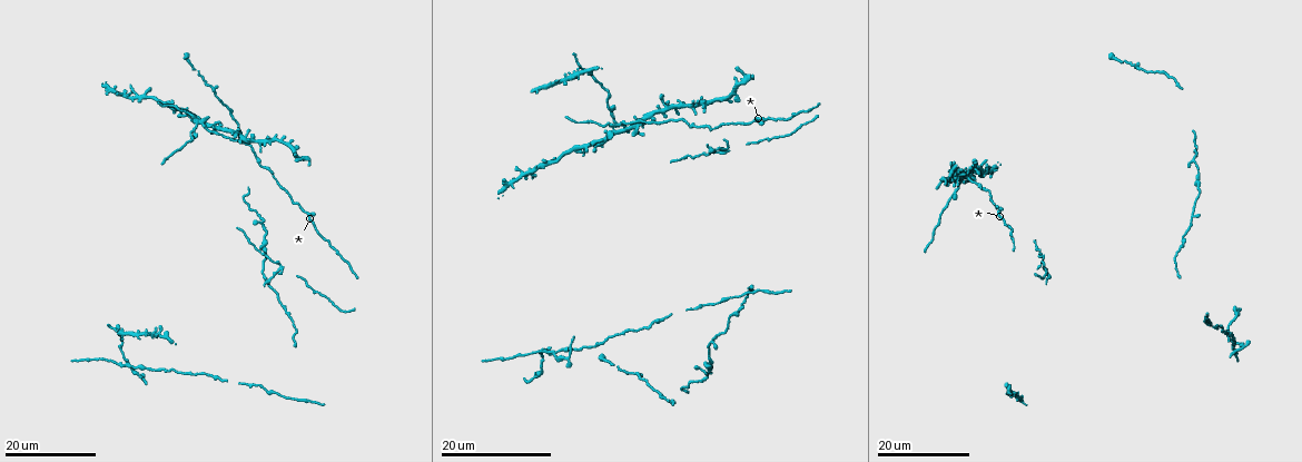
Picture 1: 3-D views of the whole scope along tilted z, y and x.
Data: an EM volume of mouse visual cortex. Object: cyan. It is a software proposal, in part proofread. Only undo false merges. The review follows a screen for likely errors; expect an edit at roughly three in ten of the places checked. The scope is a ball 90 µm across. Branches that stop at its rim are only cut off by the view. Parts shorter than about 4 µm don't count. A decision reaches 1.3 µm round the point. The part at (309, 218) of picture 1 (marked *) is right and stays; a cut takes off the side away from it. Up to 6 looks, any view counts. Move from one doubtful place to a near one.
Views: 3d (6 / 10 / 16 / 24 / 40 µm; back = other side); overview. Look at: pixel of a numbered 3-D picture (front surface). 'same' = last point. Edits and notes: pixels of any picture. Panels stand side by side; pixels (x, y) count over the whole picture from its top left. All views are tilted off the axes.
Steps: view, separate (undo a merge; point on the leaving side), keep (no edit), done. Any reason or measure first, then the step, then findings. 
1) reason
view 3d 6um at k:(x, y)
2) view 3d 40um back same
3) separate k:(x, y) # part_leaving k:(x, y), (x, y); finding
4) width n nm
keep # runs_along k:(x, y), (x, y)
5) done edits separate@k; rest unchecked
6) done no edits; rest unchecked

view 3d 24um at 1:(292, 326)

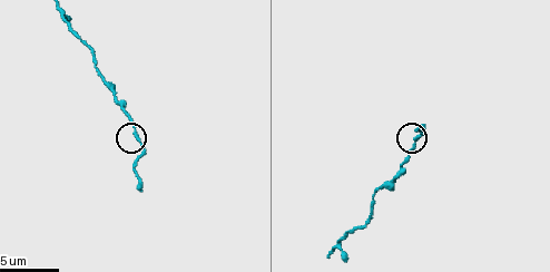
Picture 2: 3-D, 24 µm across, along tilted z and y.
view 3d 10um at 2:(417, 137)

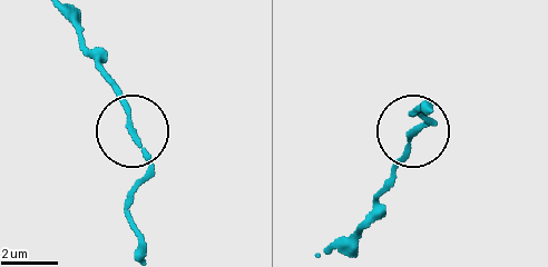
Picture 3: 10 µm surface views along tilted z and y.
keep # all the same cell

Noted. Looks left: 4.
view 3d 24um at 1:(727, 301)

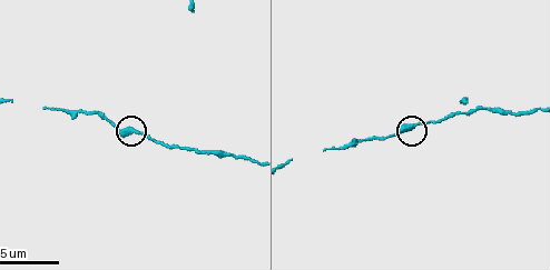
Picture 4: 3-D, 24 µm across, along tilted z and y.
closer look
view 3d 10um at 4:(406, 125)

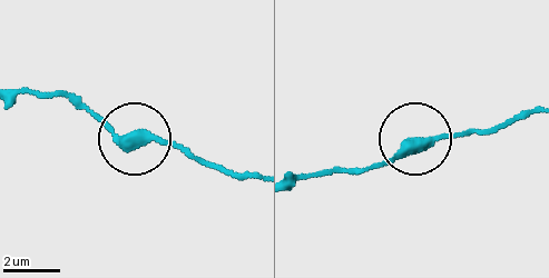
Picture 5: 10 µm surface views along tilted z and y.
width 380 nm
keep # one cell here

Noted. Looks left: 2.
four-way junction
view 3d 16um at 1:(129, 368)

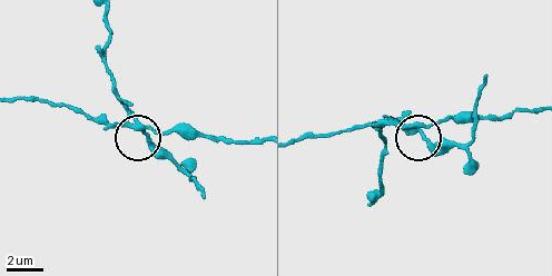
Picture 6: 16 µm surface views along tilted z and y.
closer look
view 3d 10um at 6:(420, 132)

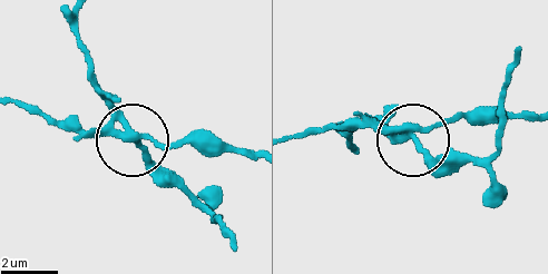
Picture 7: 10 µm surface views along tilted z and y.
arms 4
separate 7:(95, 88) # part_leaving 7:(107, 128), (111, 109), (89, 74), (79, 23); two cells meet here

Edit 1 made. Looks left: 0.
done edits separate@7; rest unchecked

